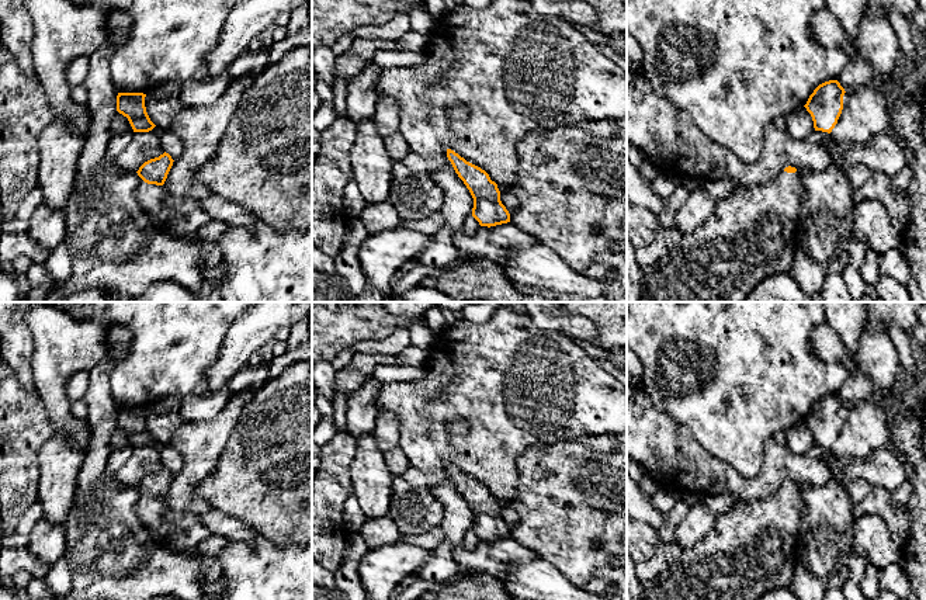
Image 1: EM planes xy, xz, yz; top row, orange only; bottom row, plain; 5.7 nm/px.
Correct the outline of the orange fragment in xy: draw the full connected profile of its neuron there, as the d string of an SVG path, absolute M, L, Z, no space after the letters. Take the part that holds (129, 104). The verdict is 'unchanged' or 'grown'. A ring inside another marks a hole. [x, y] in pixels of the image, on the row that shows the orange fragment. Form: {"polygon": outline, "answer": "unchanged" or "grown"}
{"polygon": "M118 93L117 111L128 118L133 132L149 132L156 125L150 121L145 107L143 93Z", "answer": "unchanged"}

